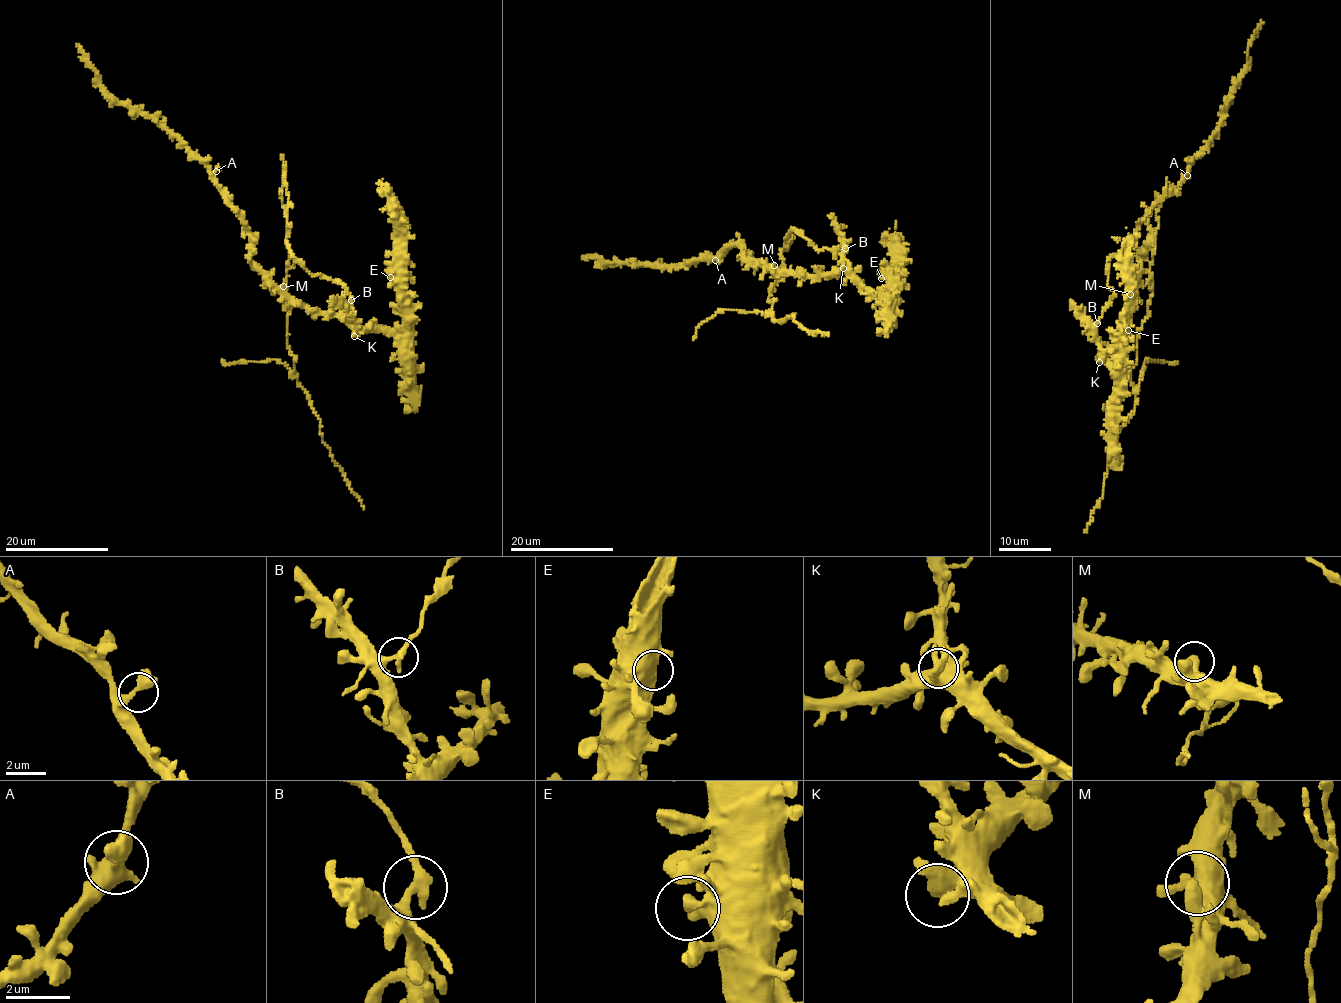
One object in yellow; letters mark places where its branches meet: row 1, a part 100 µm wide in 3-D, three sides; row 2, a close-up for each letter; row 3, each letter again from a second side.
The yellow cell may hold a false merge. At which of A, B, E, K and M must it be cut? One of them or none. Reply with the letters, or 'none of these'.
B

